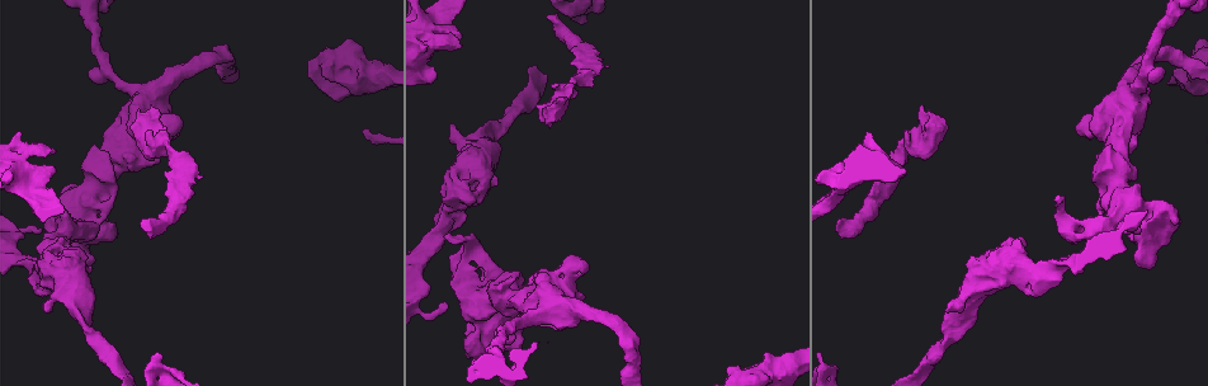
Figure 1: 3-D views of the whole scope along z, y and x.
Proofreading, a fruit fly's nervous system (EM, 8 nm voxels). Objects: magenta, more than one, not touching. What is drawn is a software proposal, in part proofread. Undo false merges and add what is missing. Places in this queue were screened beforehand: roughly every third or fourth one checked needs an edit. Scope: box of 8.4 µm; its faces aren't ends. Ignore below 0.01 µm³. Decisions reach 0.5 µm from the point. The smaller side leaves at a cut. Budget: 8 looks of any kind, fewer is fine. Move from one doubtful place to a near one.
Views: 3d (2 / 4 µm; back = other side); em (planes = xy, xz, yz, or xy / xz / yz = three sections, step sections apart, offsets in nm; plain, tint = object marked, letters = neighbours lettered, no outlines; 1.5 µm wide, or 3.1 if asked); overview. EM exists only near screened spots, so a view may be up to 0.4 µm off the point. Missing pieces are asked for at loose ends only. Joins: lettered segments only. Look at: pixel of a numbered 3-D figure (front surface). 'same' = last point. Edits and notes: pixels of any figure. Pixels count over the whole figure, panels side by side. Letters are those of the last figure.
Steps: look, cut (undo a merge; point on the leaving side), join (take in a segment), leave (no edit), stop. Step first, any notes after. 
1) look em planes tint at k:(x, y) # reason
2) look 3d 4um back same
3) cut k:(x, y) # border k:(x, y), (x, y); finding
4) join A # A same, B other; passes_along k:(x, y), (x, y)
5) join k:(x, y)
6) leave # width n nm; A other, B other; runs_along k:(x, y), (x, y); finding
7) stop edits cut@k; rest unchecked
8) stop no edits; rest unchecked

look 3d 4um at 1:(927, 131) # thin neck

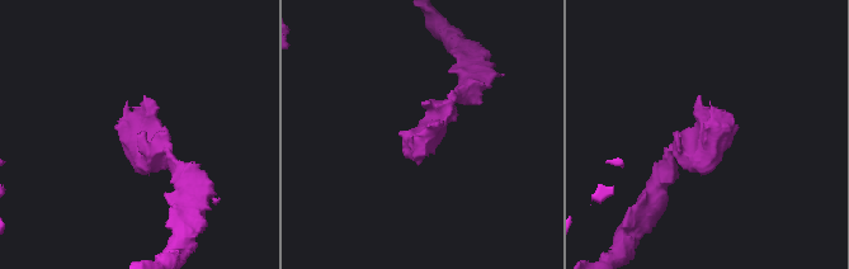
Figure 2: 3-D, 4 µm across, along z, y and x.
look em planes letters at 2:(707, 133)

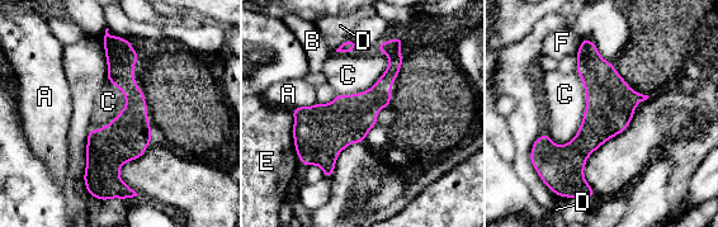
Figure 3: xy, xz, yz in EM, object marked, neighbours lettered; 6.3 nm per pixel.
leave # width 360 nm; A other, B other, C other, D other, E other, F other; all the same cell

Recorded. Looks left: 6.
look em planes tint at 1:(838, 220) # branch stops here

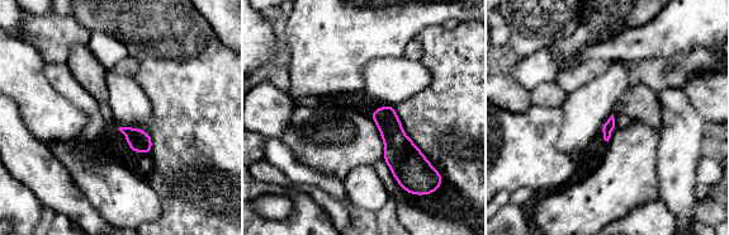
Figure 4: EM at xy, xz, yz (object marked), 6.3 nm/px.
look em planes letters same

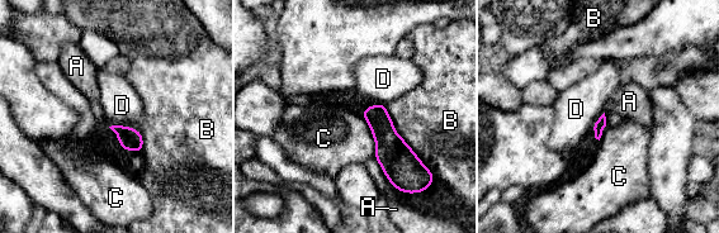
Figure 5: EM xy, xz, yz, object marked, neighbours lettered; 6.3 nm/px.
leave # A other, B other, C other, D other; border 5:(109, 125), (128, 125), (140, 132); none of them fits

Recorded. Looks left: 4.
look 3d 4um at 1:(47, 310) # an open end

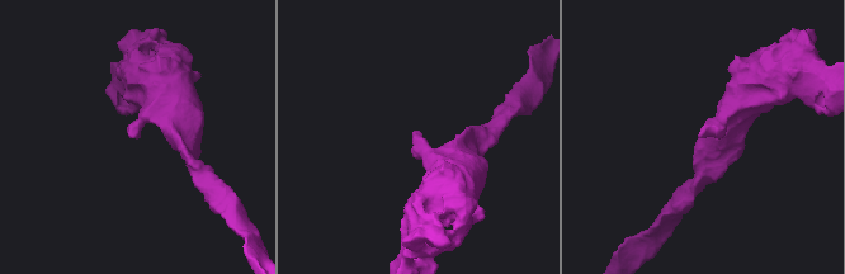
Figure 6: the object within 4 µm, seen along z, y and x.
look em planes letters at 6:(137, 135)

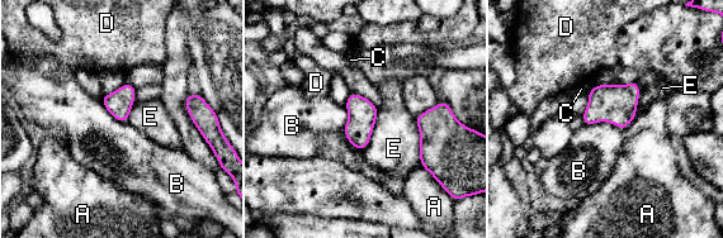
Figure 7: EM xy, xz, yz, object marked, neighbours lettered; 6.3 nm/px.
leave # longest_contact E 300 nm; A other, B other, C other, D other, E other; border 7:(585, 124), (610, 122), (622, 131); none of them fits

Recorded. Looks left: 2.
stop no edits; rest unchecked

